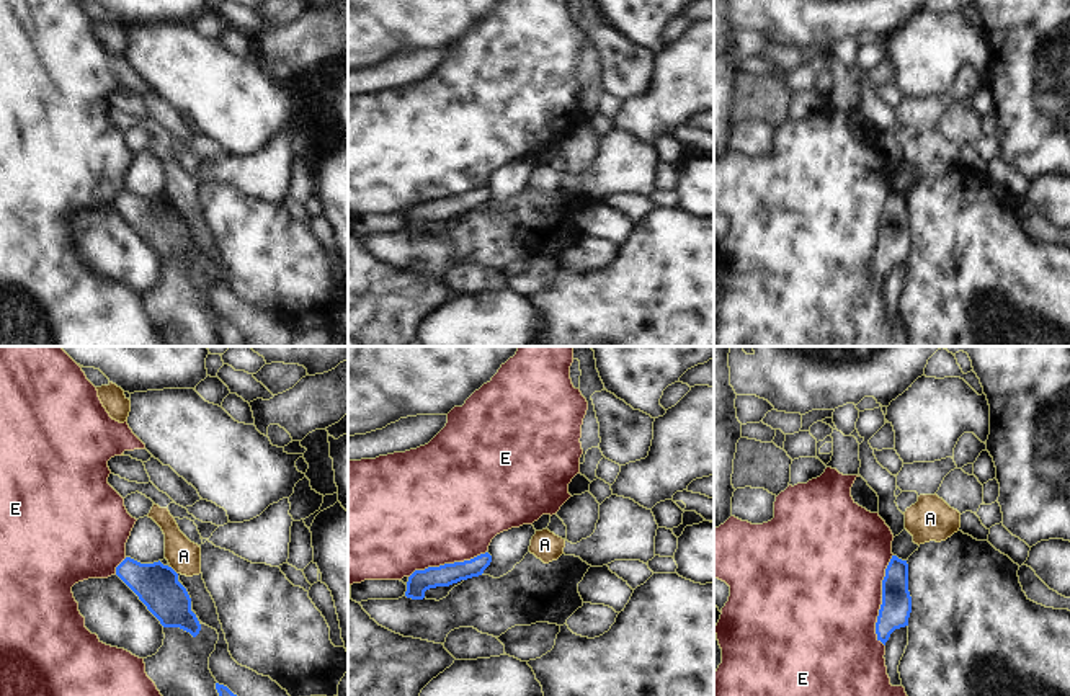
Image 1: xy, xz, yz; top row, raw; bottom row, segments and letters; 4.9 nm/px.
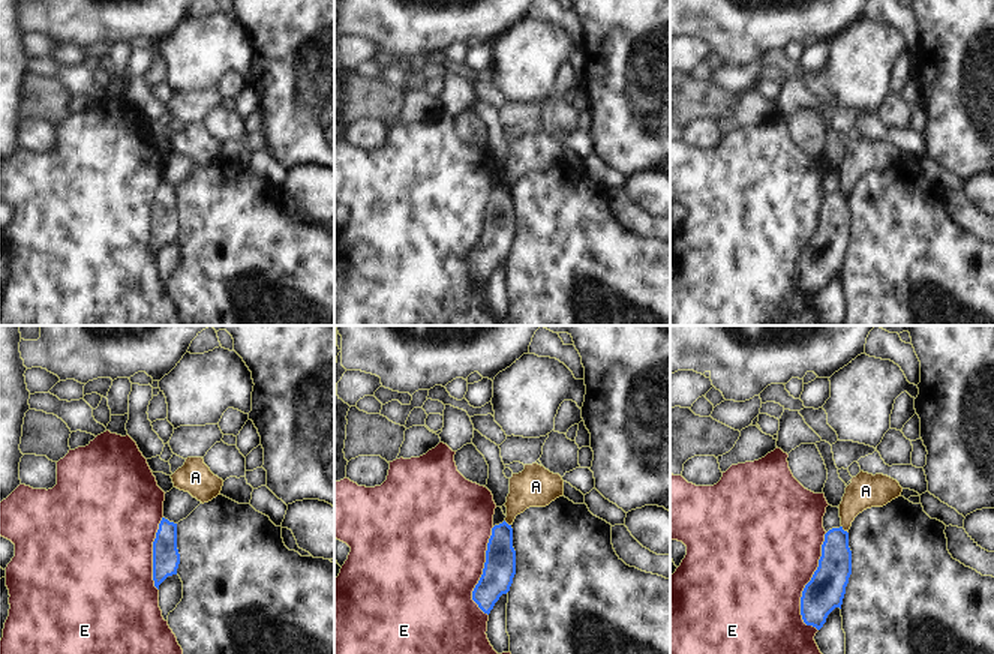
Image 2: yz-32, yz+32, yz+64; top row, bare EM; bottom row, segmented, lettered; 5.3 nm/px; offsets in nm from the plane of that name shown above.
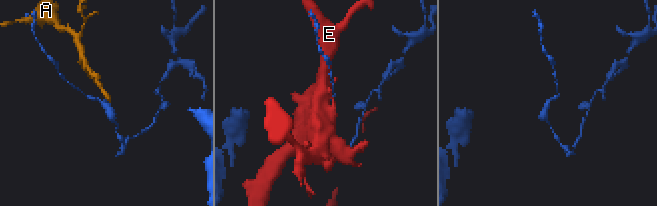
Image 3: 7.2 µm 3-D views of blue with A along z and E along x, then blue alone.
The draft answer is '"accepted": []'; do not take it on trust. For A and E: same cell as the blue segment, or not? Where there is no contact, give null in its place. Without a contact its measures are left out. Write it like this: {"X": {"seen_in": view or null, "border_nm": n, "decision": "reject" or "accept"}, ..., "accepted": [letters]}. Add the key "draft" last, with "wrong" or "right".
{"A": {"seen_in": "xy", "border_nm": 60, "decision": "reject"}, "E": {"seen_in": "yz", "border_nm": 460, "decision": "reject"}, "accepted": [], "draft": "right"}

